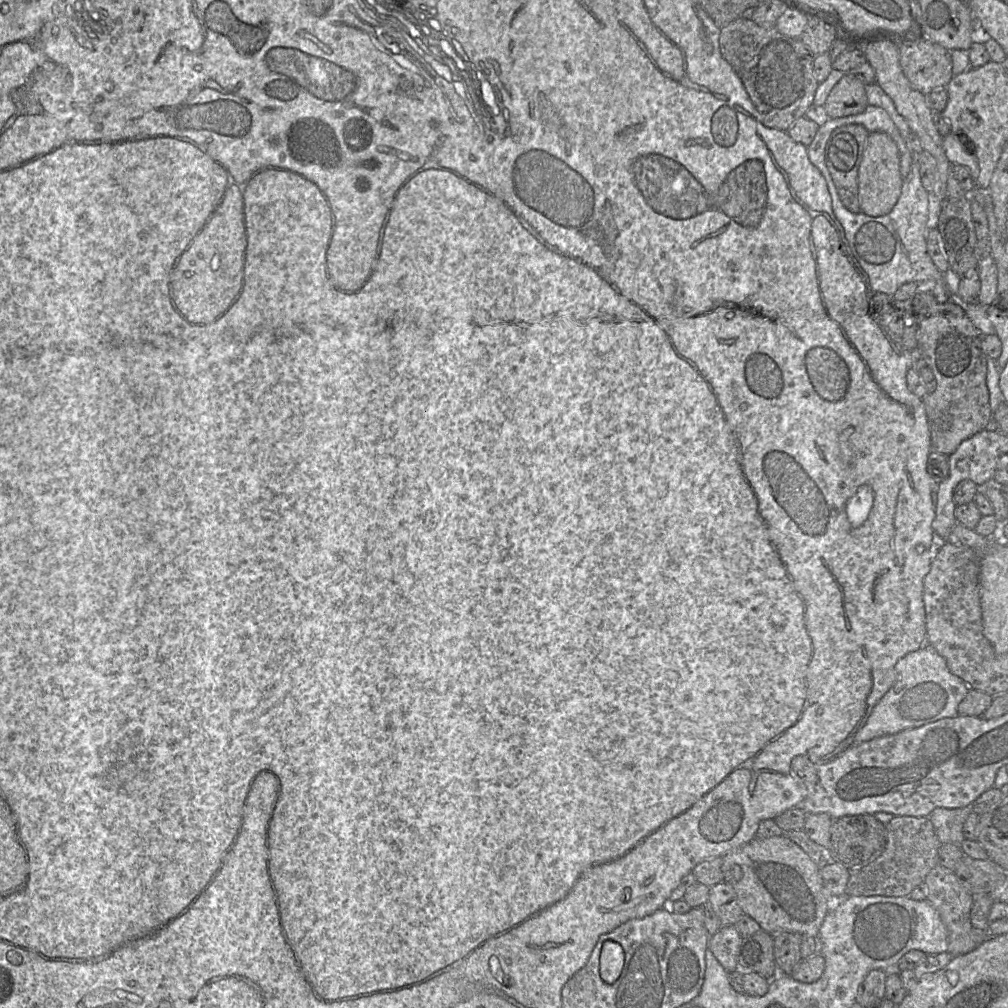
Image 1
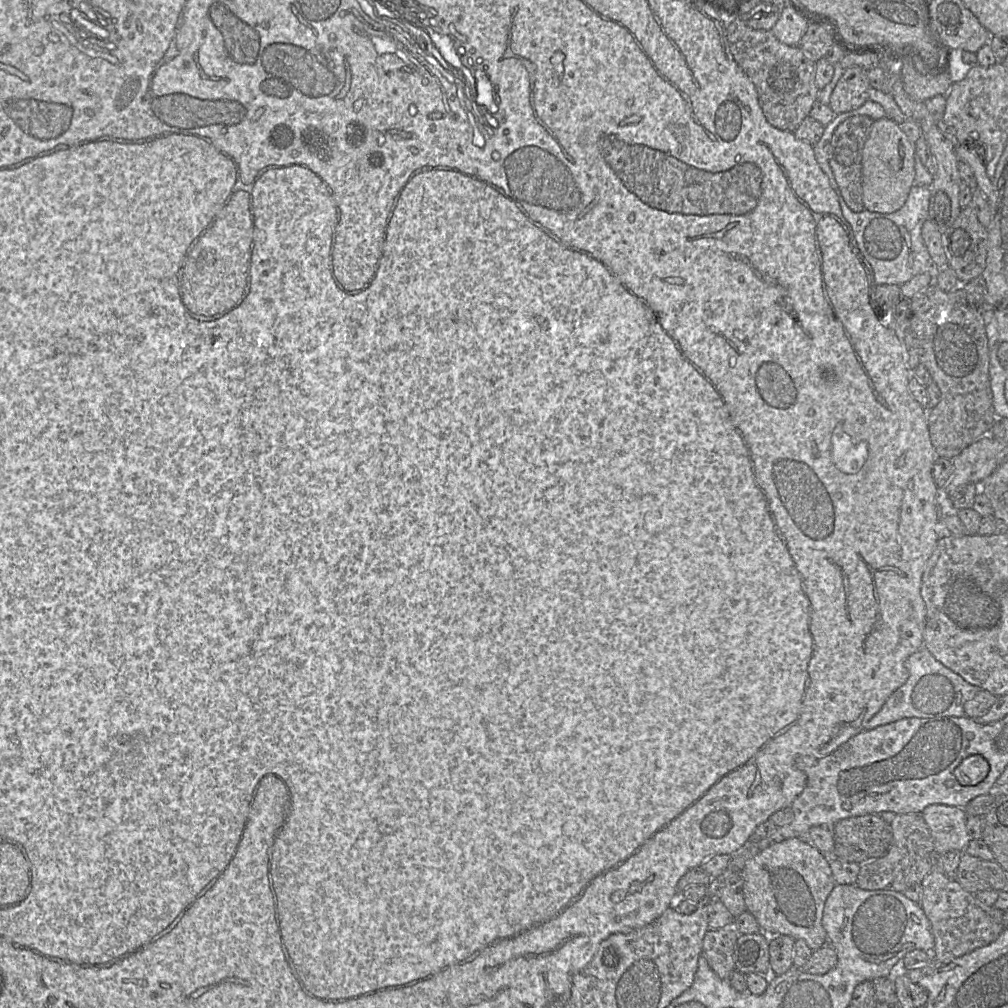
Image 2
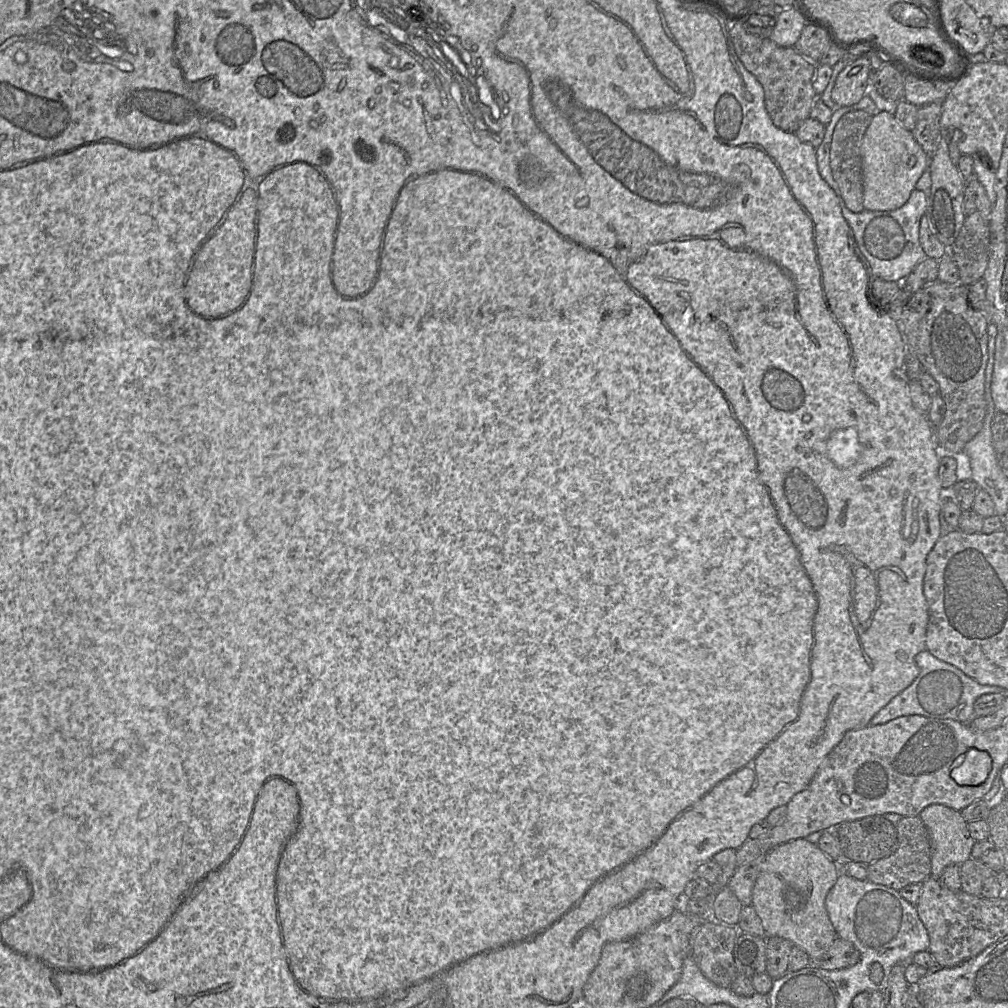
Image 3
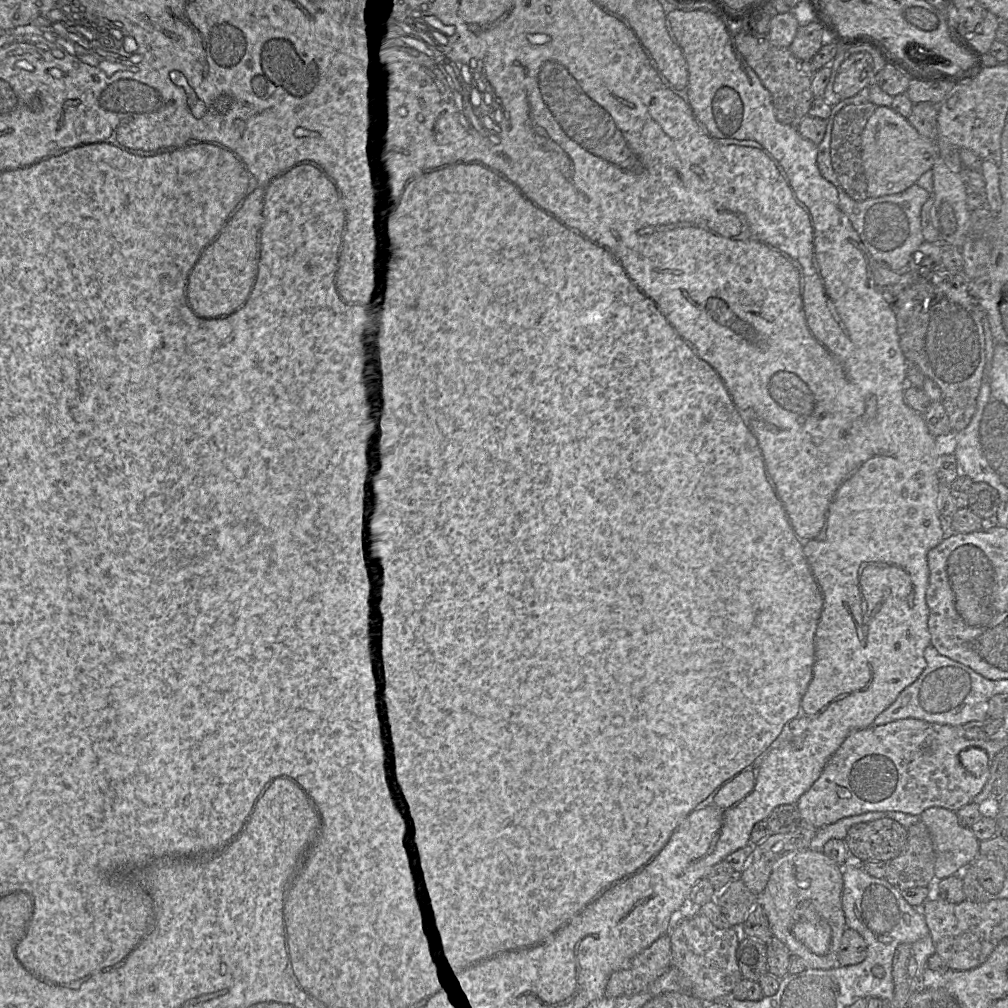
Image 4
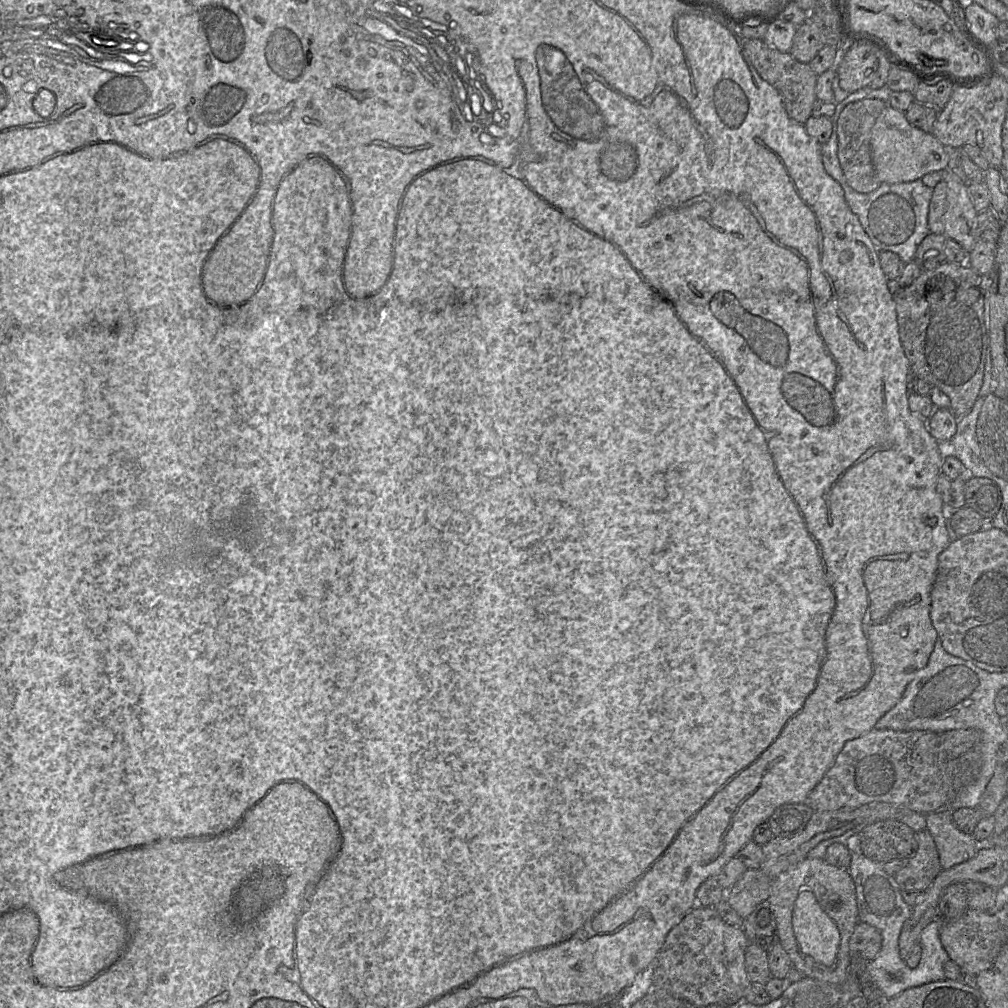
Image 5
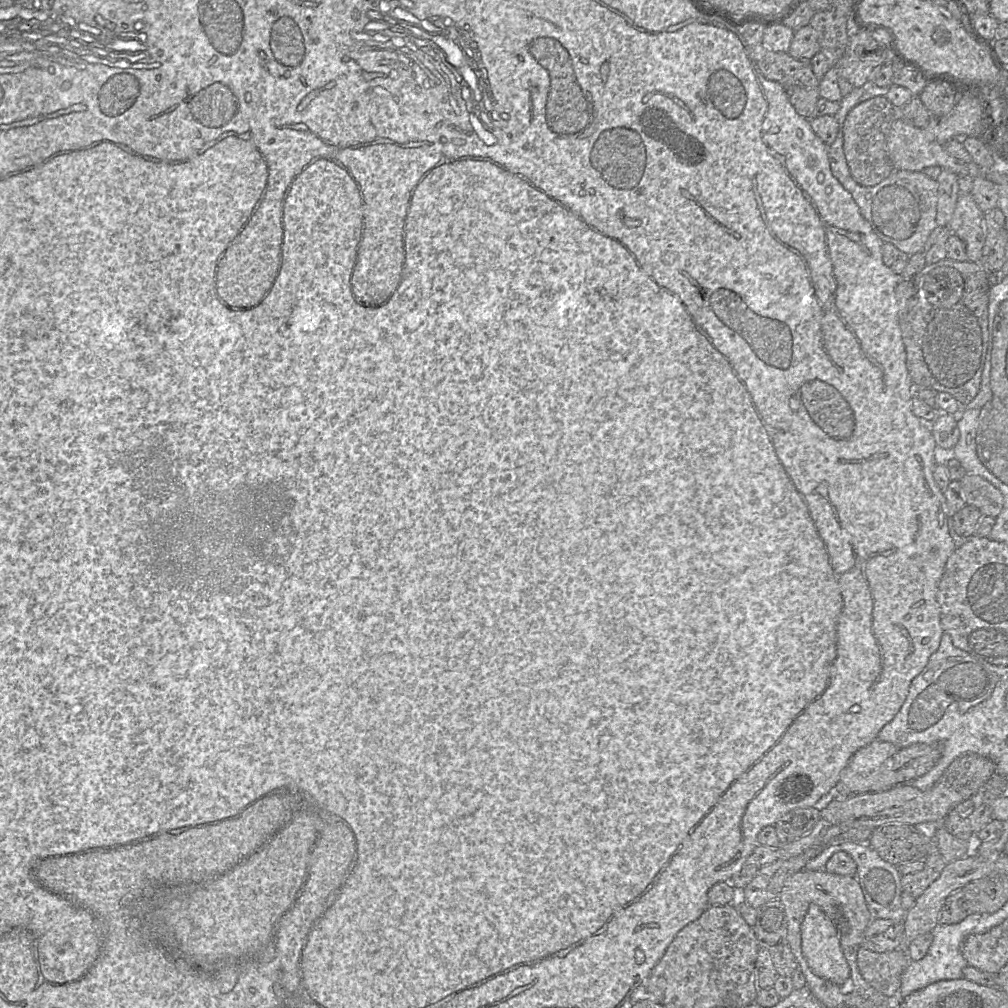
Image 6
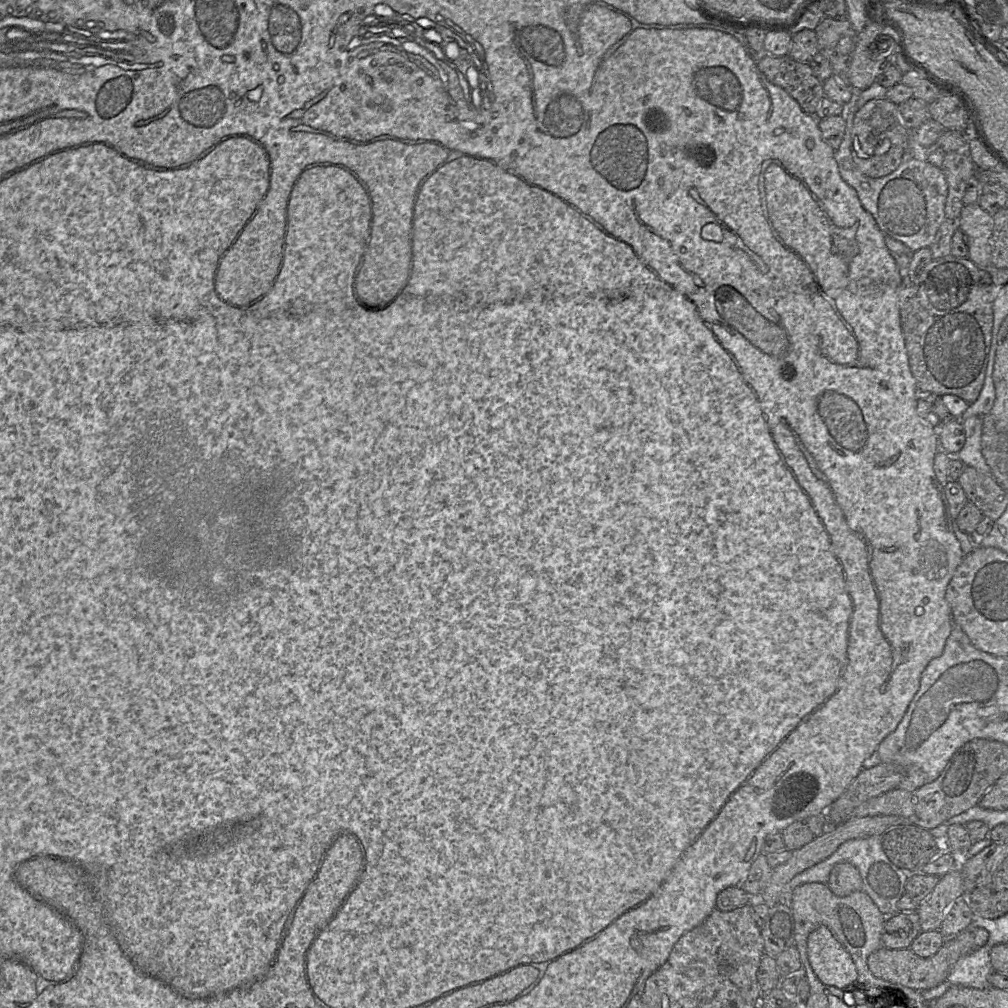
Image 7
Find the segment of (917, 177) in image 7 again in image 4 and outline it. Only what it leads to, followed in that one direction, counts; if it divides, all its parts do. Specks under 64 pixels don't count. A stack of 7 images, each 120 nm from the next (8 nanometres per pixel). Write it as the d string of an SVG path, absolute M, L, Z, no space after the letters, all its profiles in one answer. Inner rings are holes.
M865 87L855 96L841 100L832 106L831 114L827 119L825 135L821 143L817 145L817 166L820 174L836 187L840 209L848 216L852 226L872 258L876 262L886 263L897 273L903 273L908 270L913 253L925 241L921 228L921 209L930 194L915 183L898 194L876 198L868 197L863 201L855 201L841 187L831 164L830 143L835 116L847 105L861 104L868 101L869 87Z

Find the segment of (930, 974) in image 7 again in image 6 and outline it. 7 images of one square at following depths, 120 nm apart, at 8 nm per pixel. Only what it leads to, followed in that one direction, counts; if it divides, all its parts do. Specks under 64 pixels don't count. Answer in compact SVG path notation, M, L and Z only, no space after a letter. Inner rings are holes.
M861 947L857 954L857 965L865 981L888 997L899 995L901 976L910 962L905 949L879 953Z

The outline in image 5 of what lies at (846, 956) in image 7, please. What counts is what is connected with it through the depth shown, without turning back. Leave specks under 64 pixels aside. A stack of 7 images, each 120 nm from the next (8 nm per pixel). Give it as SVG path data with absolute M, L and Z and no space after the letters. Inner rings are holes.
M810 891L800 892L795 900L792 925L800 949L816 962L832 965L838 954L840 933L835 922L823 911Z

